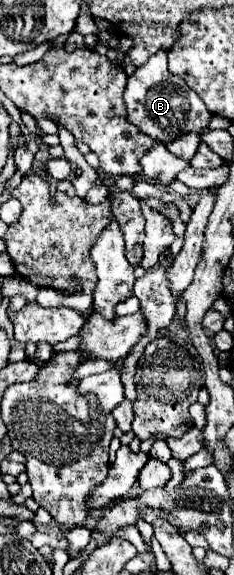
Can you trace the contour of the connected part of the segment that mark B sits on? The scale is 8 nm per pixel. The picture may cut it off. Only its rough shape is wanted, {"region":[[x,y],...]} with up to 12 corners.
{"region":[[158,51],[126,83],[128,121],[160,145],[212,117]]}

